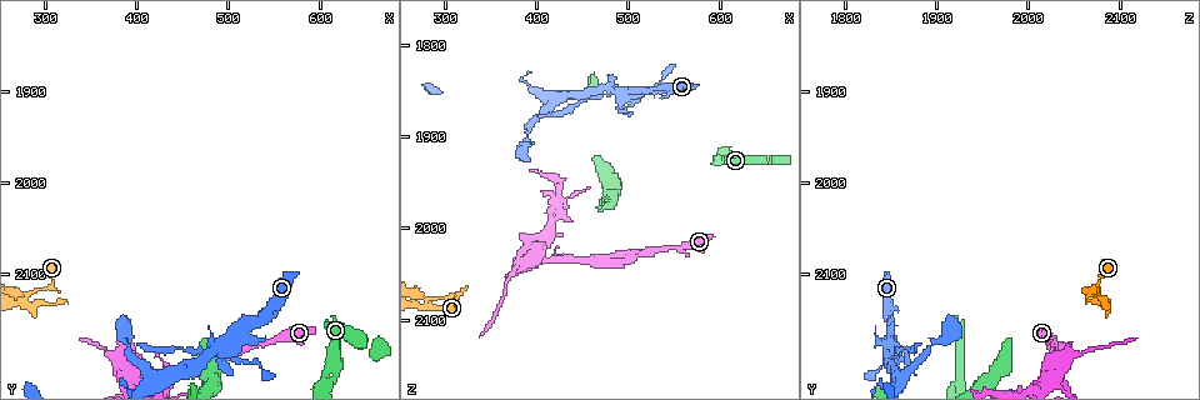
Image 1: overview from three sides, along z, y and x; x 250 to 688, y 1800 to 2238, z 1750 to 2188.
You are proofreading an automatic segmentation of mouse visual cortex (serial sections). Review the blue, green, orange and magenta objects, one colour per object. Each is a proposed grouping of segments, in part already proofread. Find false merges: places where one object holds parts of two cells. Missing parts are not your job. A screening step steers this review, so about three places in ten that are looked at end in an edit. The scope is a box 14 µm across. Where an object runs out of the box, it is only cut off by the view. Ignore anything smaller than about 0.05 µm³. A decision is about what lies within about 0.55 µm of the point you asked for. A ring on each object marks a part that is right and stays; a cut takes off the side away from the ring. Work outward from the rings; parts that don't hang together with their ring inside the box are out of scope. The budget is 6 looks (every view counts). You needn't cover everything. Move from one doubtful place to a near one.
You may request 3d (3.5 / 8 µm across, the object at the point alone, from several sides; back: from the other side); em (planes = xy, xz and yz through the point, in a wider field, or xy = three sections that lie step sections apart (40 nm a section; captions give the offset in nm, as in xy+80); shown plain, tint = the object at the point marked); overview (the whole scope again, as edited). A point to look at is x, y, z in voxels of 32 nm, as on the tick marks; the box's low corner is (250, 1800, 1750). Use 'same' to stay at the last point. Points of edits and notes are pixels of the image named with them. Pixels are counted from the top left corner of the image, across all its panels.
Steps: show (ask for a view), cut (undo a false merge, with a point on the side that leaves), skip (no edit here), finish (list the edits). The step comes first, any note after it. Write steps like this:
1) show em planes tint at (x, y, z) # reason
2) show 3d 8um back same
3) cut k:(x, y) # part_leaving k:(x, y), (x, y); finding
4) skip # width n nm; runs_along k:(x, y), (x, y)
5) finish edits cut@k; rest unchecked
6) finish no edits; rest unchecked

show 3d 3.5um at (655, 2180, 1930) # narrows sharply

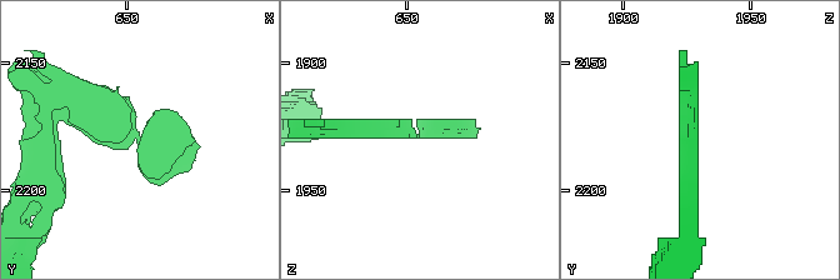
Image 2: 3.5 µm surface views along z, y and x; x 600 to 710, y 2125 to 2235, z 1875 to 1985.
show em xy step 2 plain at (656, 2178, 1926) # shape alone is not enough

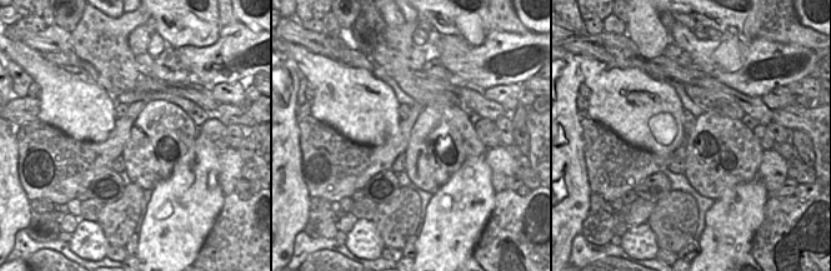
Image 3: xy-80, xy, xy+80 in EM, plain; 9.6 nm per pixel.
show em xy step 2 tint same

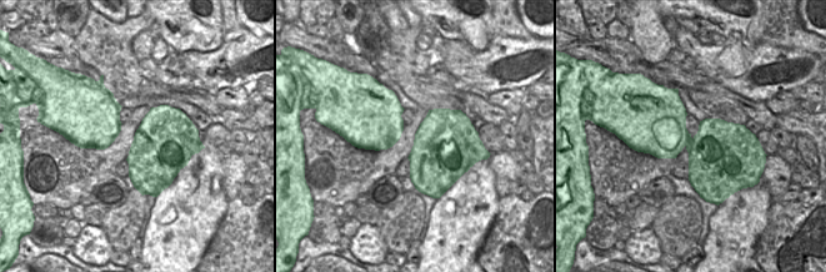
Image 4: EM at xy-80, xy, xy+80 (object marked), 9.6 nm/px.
skip # runs_along 2:(73, 94), (156, 136), (188, 171); one cell here

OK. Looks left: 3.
show 3d 3.5um at (390, 2215, 2025) # sharp bend

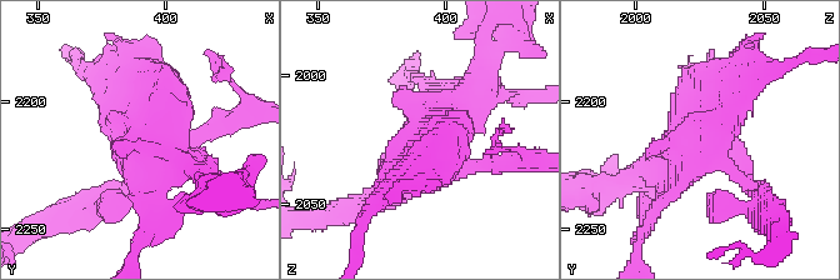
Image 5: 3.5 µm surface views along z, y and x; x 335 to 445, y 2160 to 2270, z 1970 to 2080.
show em planes tint at (390, 2218, 2025)

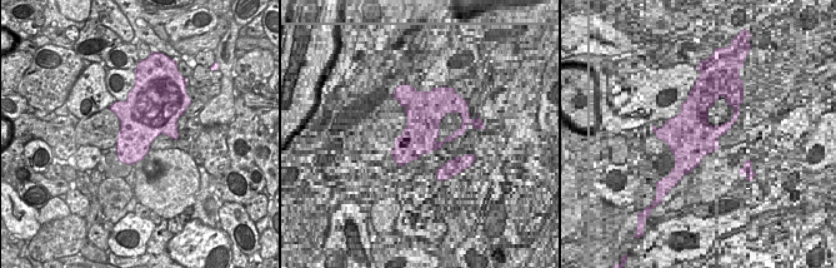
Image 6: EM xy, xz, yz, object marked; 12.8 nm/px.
cut 5:(123, 135) # part_leaving 5:(125, 165), (159, 146), (194, 170); two cells meet here

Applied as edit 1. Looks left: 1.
finish edits cut@5; rest unchecked

